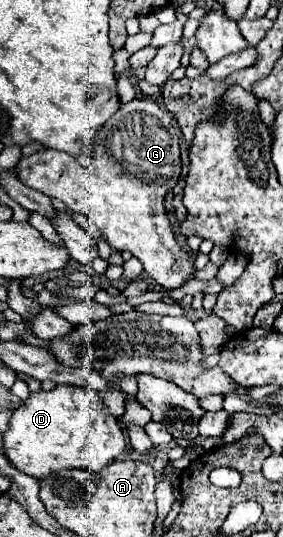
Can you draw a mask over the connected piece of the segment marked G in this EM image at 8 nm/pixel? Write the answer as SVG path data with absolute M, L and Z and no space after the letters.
M134 99L122 105L102 125L96 135L96 141L88 145L88 151L84 155L42 149L18 161L18 177L24 181L24 185L62 201L72 213L86 215L106 235L110 247L118 251L130 251L134 257L138 257L148 277L160 283L164 289L182 287L196 271L188 259L188 253L174 239L174 231L168 223L166 209L162 205L166 193L178 183L180 173L180 127L174 121L172 113L152 99Z

